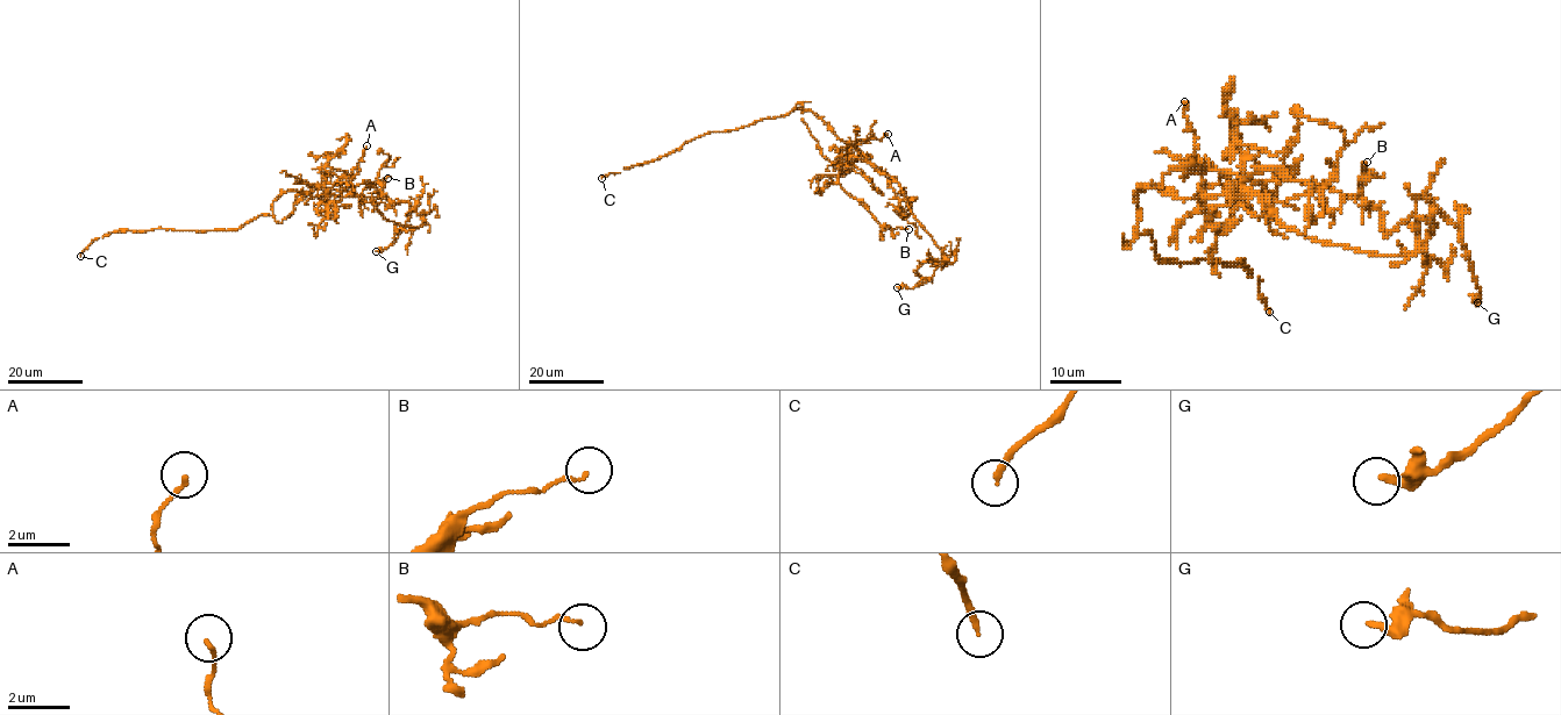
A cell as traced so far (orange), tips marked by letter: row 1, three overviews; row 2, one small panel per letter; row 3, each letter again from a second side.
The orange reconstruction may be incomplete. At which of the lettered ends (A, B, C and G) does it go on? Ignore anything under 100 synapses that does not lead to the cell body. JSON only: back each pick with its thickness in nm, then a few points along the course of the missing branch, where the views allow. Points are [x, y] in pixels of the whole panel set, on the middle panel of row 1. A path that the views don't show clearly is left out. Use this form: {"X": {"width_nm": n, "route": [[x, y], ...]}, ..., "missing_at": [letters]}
{"C": {"width_nm": 200}, "missing_at": ["C"]}

